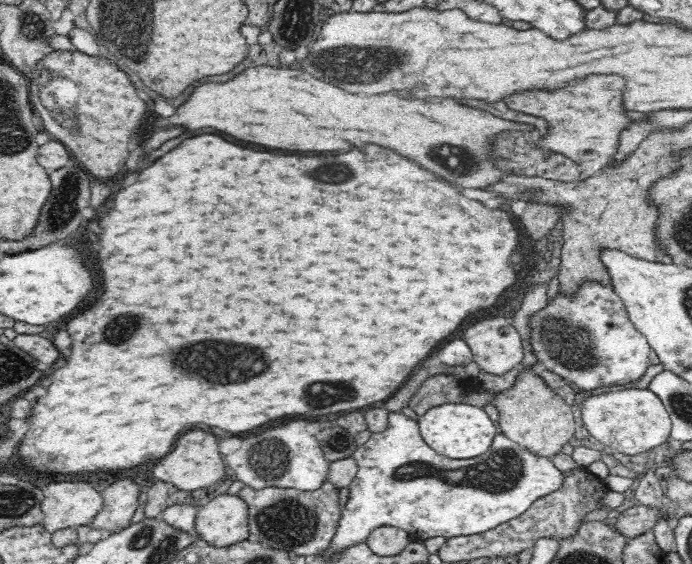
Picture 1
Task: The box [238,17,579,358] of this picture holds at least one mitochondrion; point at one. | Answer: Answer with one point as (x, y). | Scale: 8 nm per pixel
(348, 63)

